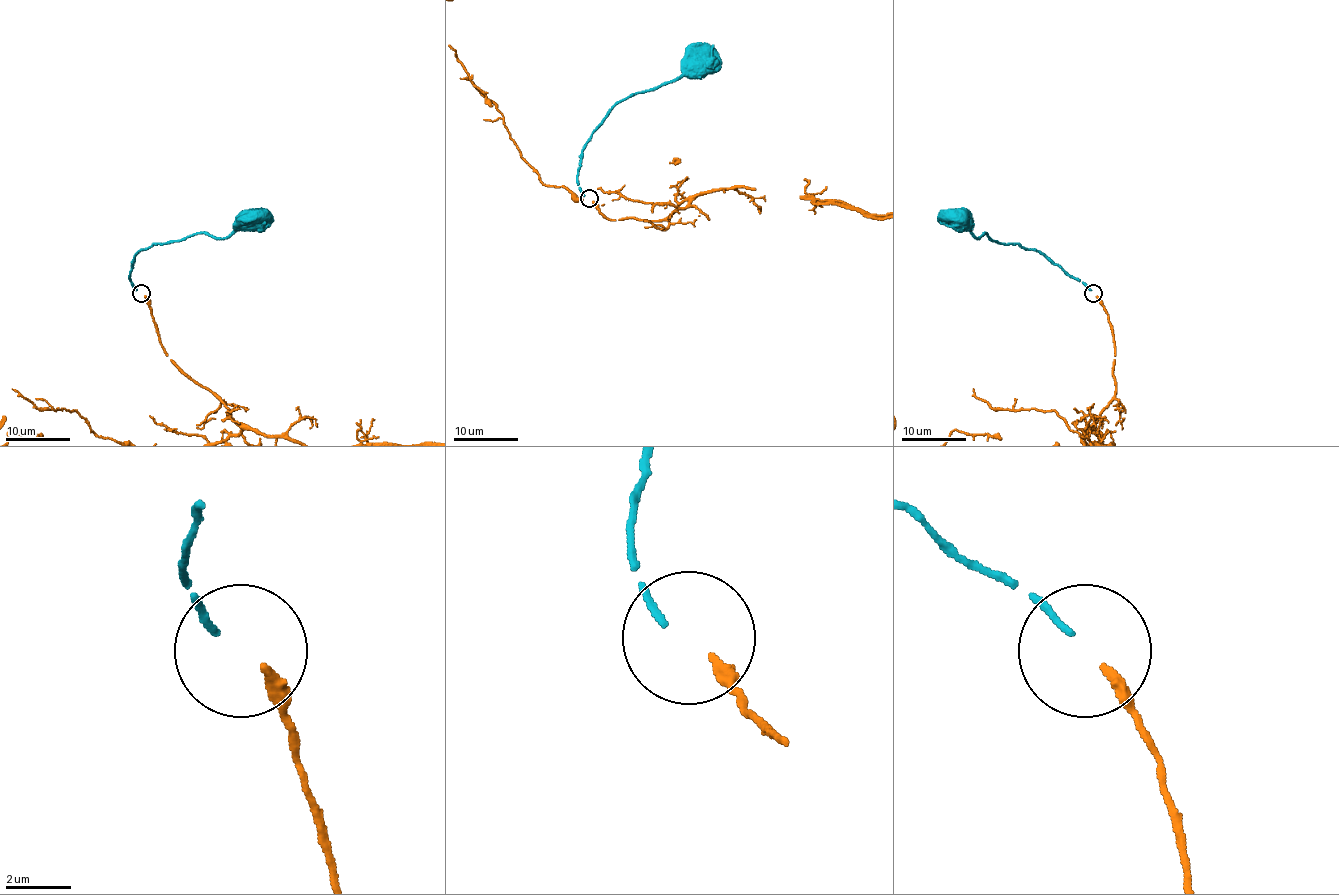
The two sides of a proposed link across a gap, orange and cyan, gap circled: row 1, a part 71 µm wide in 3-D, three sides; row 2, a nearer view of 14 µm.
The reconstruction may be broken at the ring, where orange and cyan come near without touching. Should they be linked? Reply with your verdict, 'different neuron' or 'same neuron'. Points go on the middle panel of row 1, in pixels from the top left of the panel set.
same neuron

